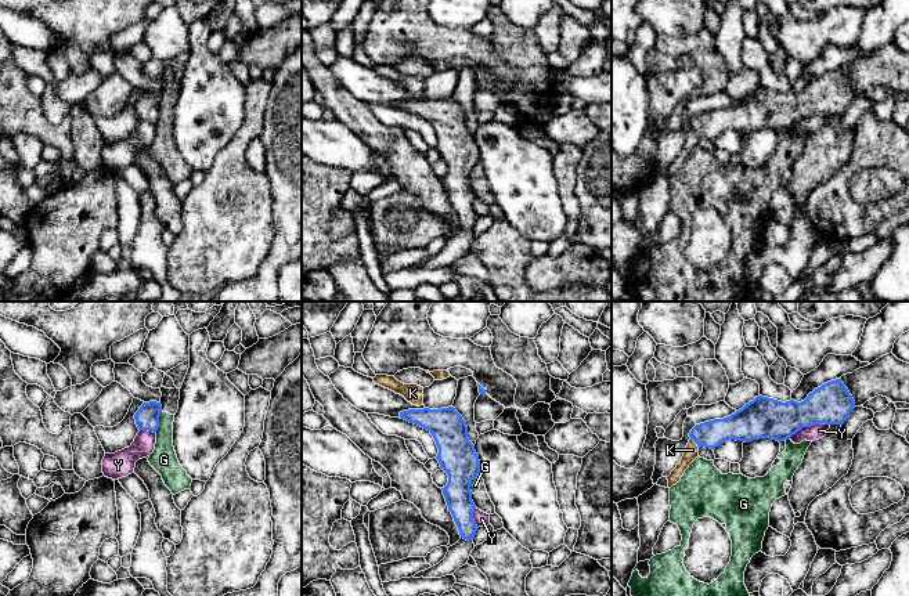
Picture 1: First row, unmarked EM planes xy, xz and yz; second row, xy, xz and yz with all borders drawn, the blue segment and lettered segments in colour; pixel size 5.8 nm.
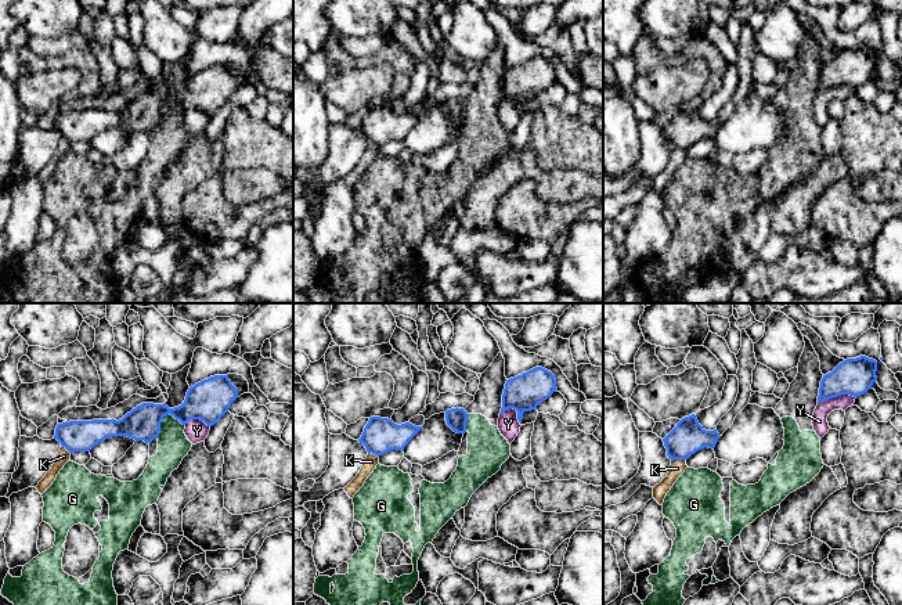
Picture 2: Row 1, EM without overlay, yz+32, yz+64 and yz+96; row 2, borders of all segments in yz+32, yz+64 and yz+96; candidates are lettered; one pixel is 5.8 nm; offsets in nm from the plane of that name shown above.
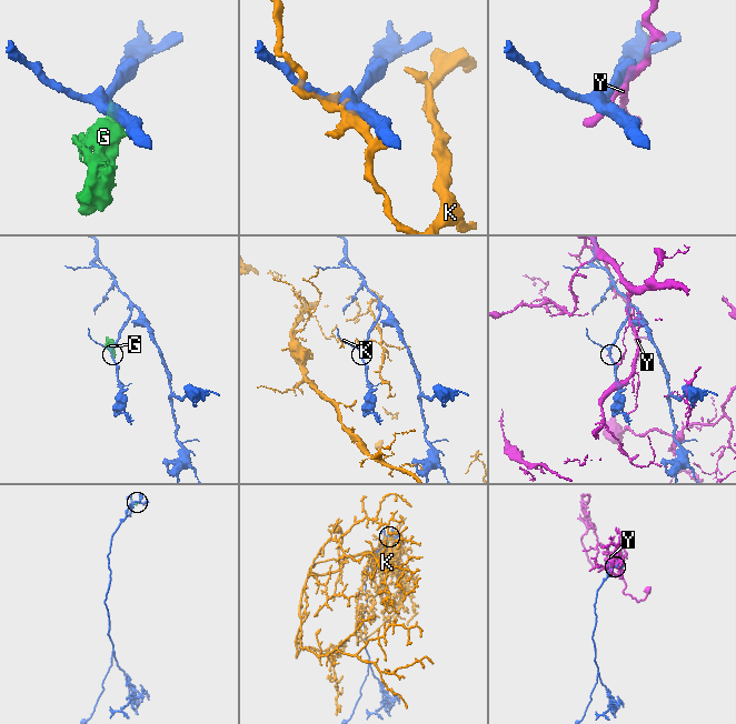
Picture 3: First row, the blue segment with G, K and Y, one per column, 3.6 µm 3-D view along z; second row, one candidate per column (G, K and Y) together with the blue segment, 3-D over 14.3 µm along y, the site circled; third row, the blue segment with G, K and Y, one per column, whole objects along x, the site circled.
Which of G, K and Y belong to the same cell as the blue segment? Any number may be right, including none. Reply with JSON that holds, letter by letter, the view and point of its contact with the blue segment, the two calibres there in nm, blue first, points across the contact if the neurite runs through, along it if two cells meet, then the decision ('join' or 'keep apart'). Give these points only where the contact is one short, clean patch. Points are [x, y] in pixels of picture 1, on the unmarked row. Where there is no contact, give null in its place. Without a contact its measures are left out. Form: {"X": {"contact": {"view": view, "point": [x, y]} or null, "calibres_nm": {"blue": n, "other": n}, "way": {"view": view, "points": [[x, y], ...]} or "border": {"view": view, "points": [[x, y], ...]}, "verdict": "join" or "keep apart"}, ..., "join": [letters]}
{"G": {"contact": {"view": "xy", "point": [158, 112]}, "calibres_nm": {"blue": 140, "other": 160}, "border": {"view": "xy", "points": [[162, 101], [155, 122]]}, "verdict": "keep apart"}, "K": {"contact": {"view": "yz", "point": [695, 132]}, "calibres_nm": {"blue": 160, "other": 80}, "verdict": "keep apart"}, "Y": {"contact": {"view": "yz", "point": [808, 116]}, "calibres_nm": {"blue": 240, "other": 90}, "verdict": "keep apart"}, "join": []}

